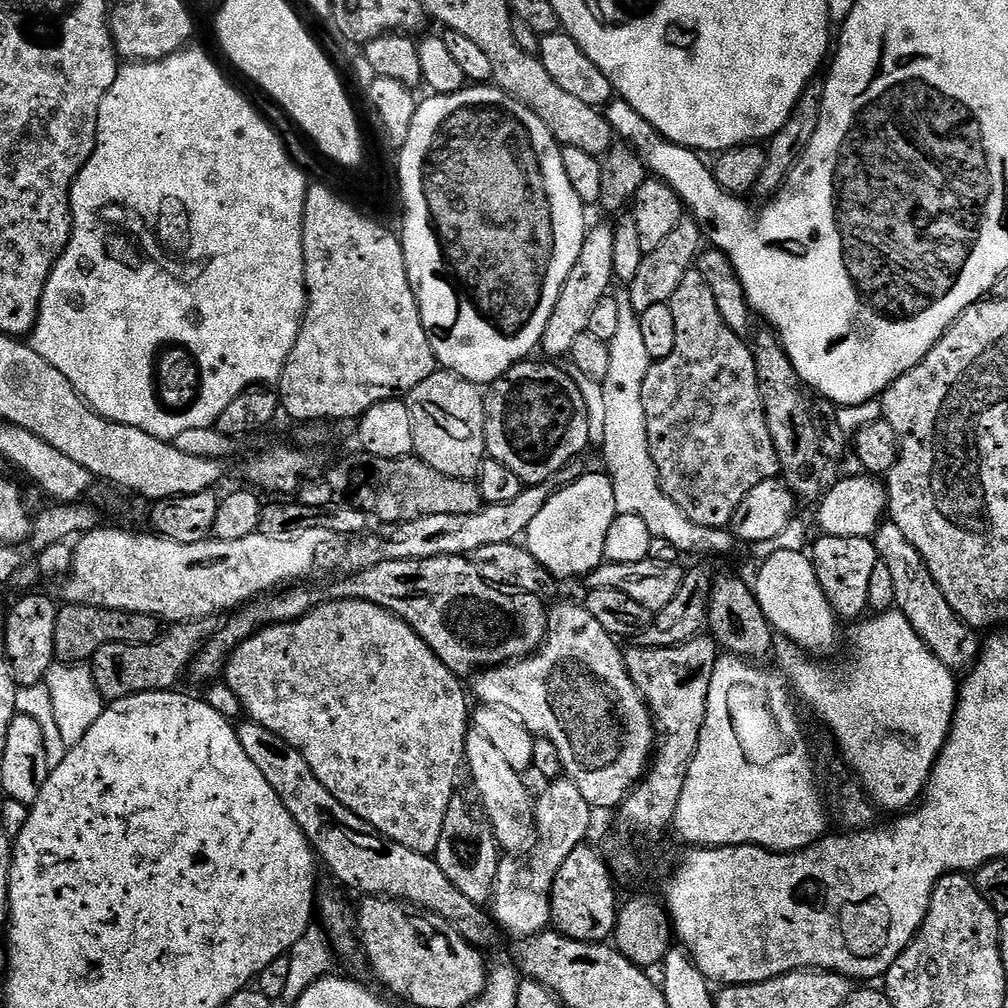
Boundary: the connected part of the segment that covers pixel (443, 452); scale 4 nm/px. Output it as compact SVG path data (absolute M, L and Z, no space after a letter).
M438 370L426 378L426 382L418 382L414 390L409 392L406 403L410 410L410 426L414 426L414 452L421 460L425 460L434 470L446 474L450 478L472 480L479 473L486 459L484 446L484 397L481 385L472 384L466 378L447 370Z

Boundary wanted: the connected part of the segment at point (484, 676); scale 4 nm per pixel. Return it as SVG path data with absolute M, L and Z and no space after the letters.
M560 604L551 609L548 618L549 634L540 649L522 660L513 660L499 668L481 671L475 677L476 696L481 705L500 708L522 721L533 737L554 742L558 758L564 767L563 775L574 782L582 798L593 810L619 809L634 785L648 771L658 743L658 729L644 695L630 678L624 665L624 652L617 641L600 625L587 607Z

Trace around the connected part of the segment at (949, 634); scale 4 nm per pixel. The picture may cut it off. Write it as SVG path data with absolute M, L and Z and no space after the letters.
M884 522L876 532L874 543L879 563L887 566L892 575L896 608L906 618L906 622L914 626L918 638L922 638L922 642L932 651L934 658L938 658L938 662L942 662L942 666L949 668L953 674L971 669L980 656L981 637L976 637L979 636L977 629L962 622L962 618L958 618L958 614L950 610L950 602L946 602L942 590L938 590L938 582L934 582L930 570L922 562L918 550L910 546L906 534L902 534L902 530L898 530L896 524Z

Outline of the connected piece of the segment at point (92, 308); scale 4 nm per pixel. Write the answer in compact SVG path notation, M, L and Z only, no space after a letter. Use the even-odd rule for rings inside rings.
M178 51L172 56L167 56L164 60L125 63L121 67L120 73L114 78L114 86L110 86L106 98L102 98L102 106L98 110L98 126L96 127L96 149L94 150L94 154L90 154L86 166L82 166L78 178L72 182L72 233L70 234L70 242L66 246L64 253L58 258L56 265L52 268L52 273L46 282L44 293L42 294L42 302L38 310L36 325L33 326L30 333L30 343L33 350L38 354L42 354L42 358L46 358L46 362L50 362L50 366L54 366L54 370L62 370L62 374L66 374L70 386L74 386L77 394L99 416L105 416L106 419L113 420L119 424L134 426L138 430L146 430L146 434L169 442L175 441L176 436L183 434L186 430L213 427L218 414L222 414L222 410L226 410L226 406L230 406L230 402L234 402L234 398L238 398L238 394L242 394L247 388L275 385L279 381L282 370L290 358L290 350L294 350L294 342L298 338L300 327L304 321L304 309L308 307L308 287L304 284L304 243L302 242L302 230L304 229L304 199L310 187L310 180L304 177L303 170L288 157L288 152L284 149L283 142L276 137L275 130L248 105L247 98L220 73L219 66L204 52L188 51ZM178 342L192 344L192 349L200 356L201 363L204 364L203 399L200 400L200 404L196 408L192 408L192 412L188 412L188 416L164 416L163 410L157 407L157 404L154 402L154 386L151 385L151 374L152 369L156 366L158 353L161 349L167 344Z

